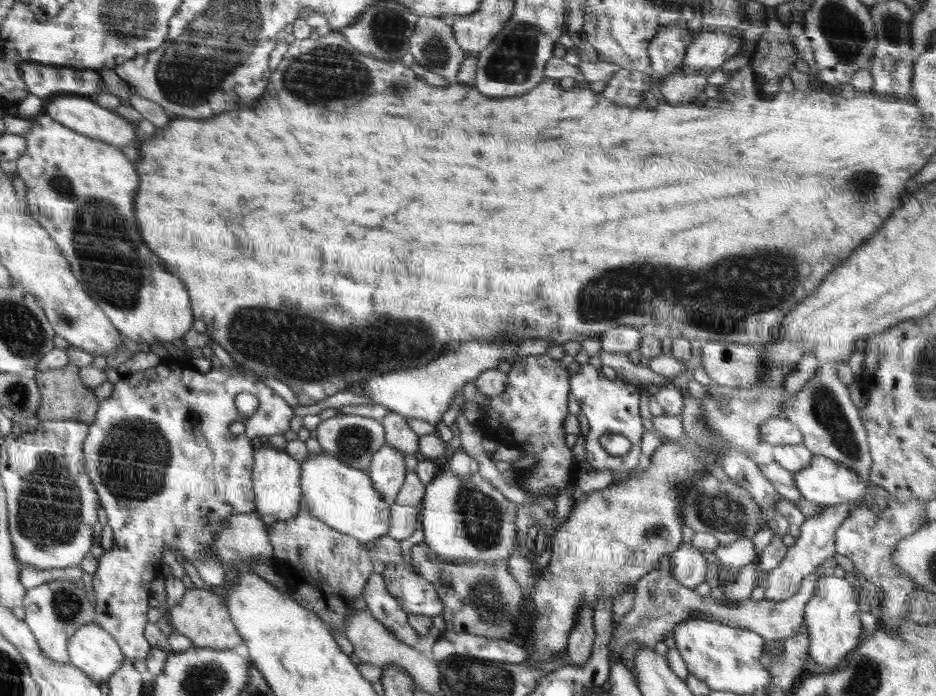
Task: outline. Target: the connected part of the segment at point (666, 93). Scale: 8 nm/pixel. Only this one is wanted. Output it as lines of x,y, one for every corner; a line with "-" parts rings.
682,72
665,76
660,90
668,104
690,104
706,88
707,78
700,75
686,75

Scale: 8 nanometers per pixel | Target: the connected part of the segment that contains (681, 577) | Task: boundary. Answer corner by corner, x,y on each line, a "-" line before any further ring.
682,544
669,557
672,562
670,572
681,585
695,589
698,584
706,582
707,560
702,551
693,548
691,544

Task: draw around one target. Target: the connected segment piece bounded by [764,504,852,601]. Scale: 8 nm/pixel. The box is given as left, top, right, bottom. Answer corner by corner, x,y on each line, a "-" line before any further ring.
838,504
838,506
825,505
824,510
812,518
805,520
804,524
800,527
800,537
796,538
794,546
788,548
787,555
780,562
777,568
774,568
767,574
769,583
766,586
766,592
764,599
767,601
781,601
791,596
794,596
799,589
800,583
805,576
816,572
819,566
822,566
824,562
834,556
835,552
835,533
836,530
842,525
842,522
850,515
852,508
850,504

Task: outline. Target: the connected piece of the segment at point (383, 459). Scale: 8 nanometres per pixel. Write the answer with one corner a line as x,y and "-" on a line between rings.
384,444
374,453
367,468
374,492
378,492
390,505
395,503
407,475
404,457
395,448

